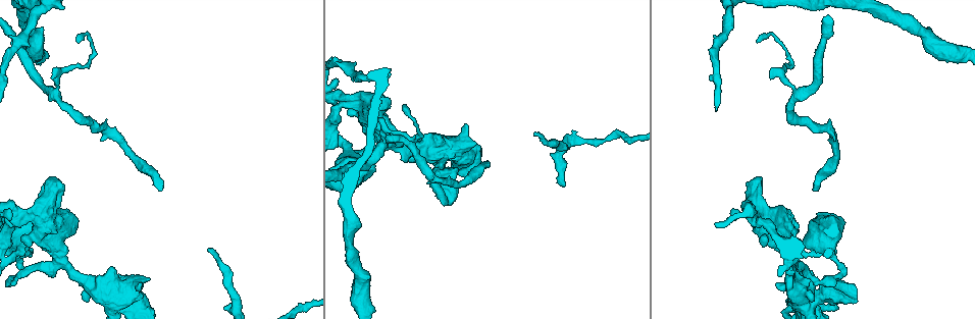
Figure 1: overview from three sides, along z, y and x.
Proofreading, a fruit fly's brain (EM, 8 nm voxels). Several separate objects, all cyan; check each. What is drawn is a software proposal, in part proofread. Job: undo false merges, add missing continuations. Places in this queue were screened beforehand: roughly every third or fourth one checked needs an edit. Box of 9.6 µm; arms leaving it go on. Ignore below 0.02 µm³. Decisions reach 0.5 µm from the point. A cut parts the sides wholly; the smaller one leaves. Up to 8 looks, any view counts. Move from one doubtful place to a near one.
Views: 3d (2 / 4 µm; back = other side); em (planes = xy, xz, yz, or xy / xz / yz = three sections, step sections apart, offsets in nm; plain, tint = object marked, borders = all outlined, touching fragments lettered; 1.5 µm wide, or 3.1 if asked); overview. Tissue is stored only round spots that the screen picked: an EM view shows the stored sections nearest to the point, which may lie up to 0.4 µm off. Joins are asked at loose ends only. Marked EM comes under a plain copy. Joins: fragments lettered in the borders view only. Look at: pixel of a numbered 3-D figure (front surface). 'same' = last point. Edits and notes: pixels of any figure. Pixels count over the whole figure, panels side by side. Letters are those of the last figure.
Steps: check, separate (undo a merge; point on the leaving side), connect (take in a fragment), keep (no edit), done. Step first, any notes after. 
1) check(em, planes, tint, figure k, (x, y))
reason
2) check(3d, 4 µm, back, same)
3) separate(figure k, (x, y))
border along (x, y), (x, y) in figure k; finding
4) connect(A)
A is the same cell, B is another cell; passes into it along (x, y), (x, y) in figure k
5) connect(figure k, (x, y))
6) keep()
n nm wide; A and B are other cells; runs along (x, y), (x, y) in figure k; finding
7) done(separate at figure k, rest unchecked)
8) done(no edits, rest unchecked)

check(em, xy, step 4, borders, figure 1, (486, 161))
branch stops here

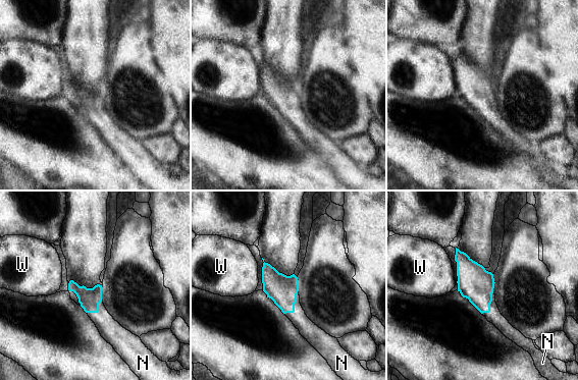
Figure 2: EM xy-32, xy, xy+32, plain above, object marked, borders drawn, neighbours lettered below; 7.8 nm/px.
connect(N)
N touches over 200 nm; N is the same cell, W is another cell; passes into it along (282, 289), (294, 306), (308, 329) in figure 2; the neuron continues

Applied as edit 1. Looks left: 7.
check(em, yz, step 8, tint, figure 1, (207, 249))
free end

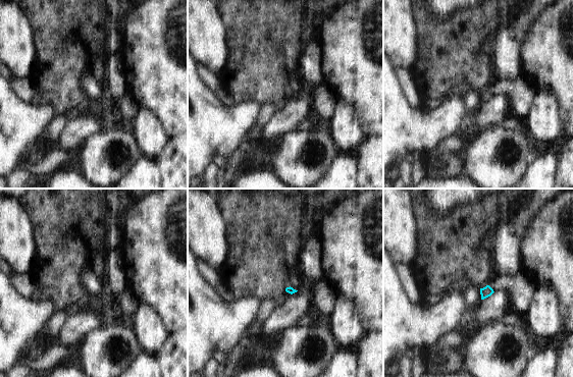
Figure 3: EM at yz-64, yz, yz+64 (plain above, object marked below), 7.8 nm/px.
check(em, planes, borders, same)

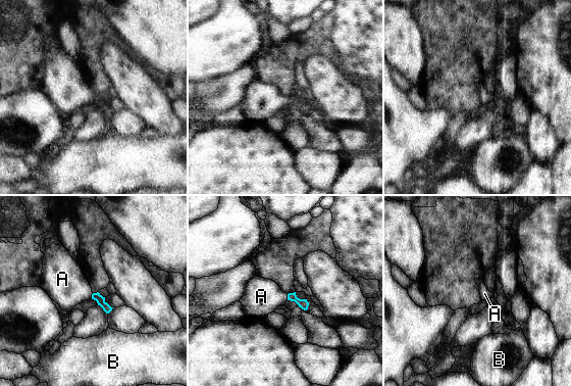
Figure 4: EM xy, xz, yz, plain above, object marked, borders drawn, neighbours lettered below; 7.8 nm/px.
connect(A)
A touches over 50 nm; A is the same cell, B is another cell; passes into it along (303, 303), (288, 297), (261, 296) in figure 4; it goes on there

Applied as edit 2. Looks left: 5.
check(overview)

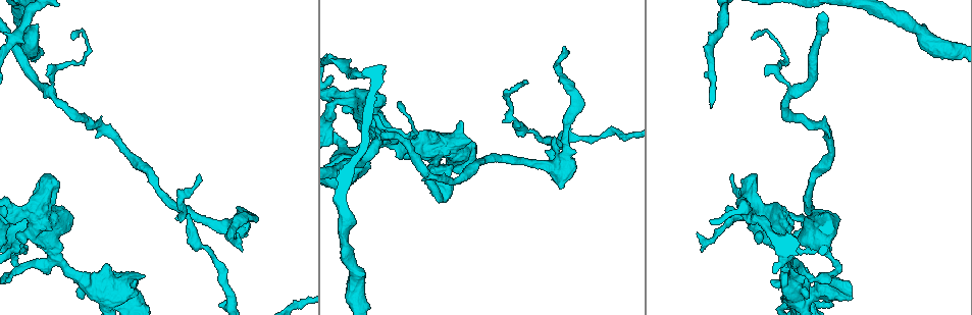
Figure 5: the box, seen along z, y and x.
check(em, planes, tint, figure 5, (559, 187))
stops while still wide

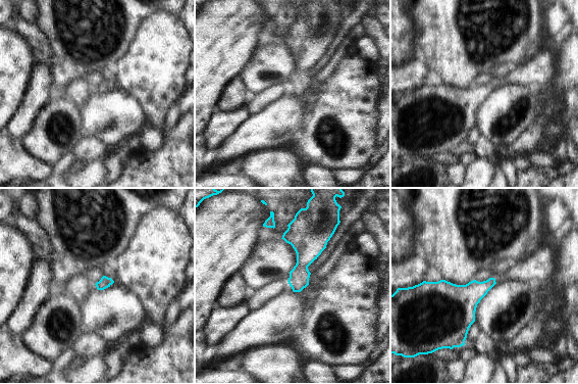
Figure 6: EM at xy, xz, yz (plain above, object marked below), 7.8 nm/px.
check(em, planes, borders, same)

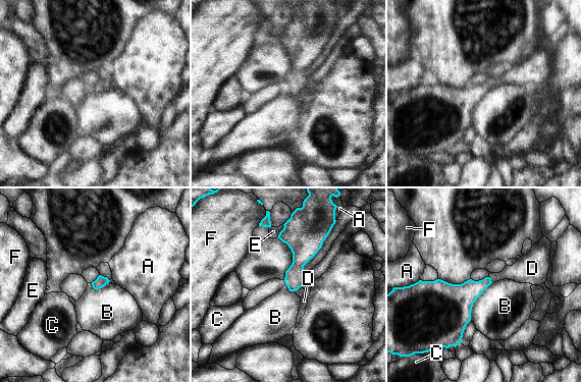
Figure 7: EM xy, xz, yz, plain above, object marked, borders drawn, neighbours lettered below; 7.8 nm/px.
connect(D)
D is the same cell, A, B, C, E and F are other cells; it goes on there

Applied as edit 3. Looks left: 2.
done(connect at figure 2, connect at figure 4, connect at figure 7, rest unchecked)

